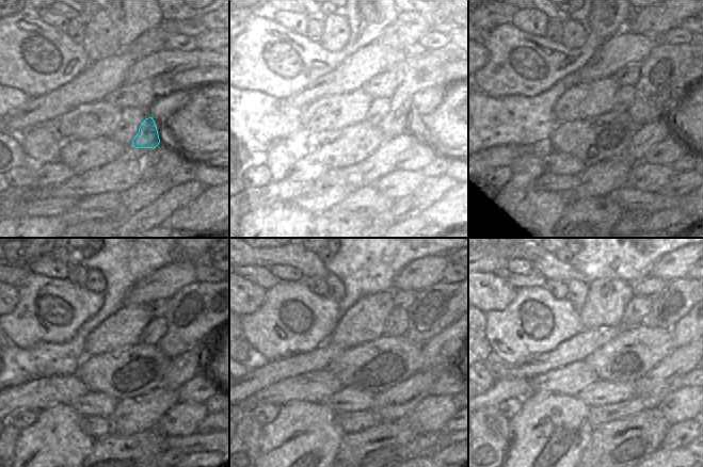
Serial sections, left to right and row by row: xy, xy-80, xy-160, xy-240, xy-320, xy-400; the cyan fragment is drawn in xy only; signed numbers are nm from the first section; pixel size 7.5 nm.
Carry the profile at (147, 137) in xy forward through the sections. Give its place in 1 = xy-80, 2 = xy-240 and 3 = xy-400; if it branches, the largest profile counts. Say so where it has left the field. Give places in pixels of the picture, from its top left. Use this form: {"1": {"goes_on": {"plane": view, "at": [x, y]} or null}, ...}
{"1": {"goes_on": {"plane": "xy-80", "at": [422, 74]}}, "2": {"goes_on": {"plane": "xy-240", "at": [196, 310]}}, "3": {"goes_on": {"plane": "xy-400", "at": [678, 296]}}}

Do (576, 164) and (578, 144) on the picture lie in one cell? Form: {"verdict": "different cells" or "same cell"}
{"verdict": "different cells"}

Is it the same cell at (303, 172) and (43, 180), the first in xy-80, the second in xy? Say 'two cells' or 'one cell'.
one cell

